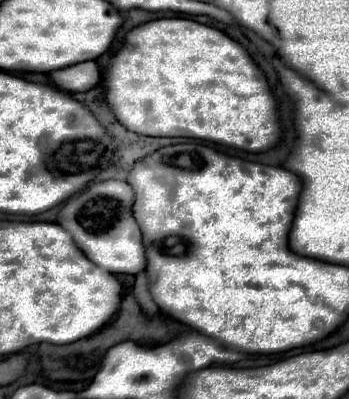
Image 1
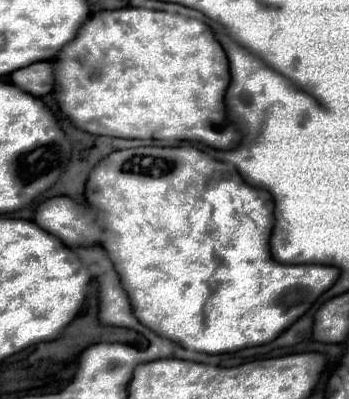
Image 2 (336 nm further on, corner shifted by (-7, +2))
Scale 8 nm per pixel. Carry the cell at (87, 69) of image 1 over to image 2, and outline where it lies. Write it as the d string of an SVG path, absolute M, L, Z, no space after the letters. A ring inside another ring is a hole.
M51 62L31 64L11 74L11 84L23 88L23 92L31 92L31 96L45 96L53 90L53 68Z

